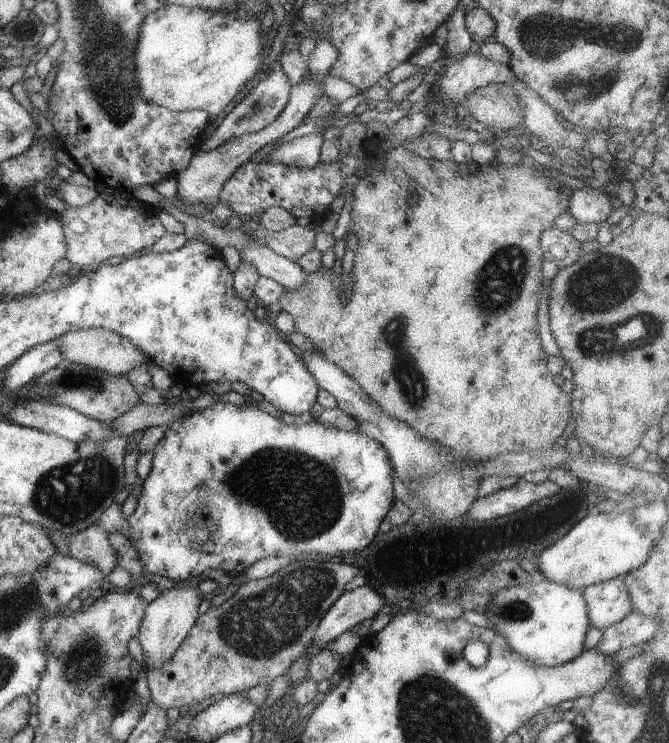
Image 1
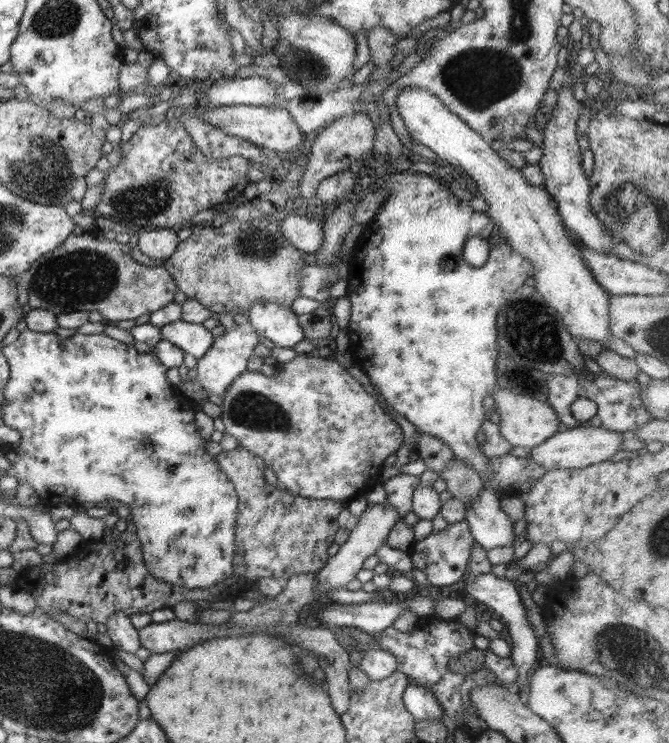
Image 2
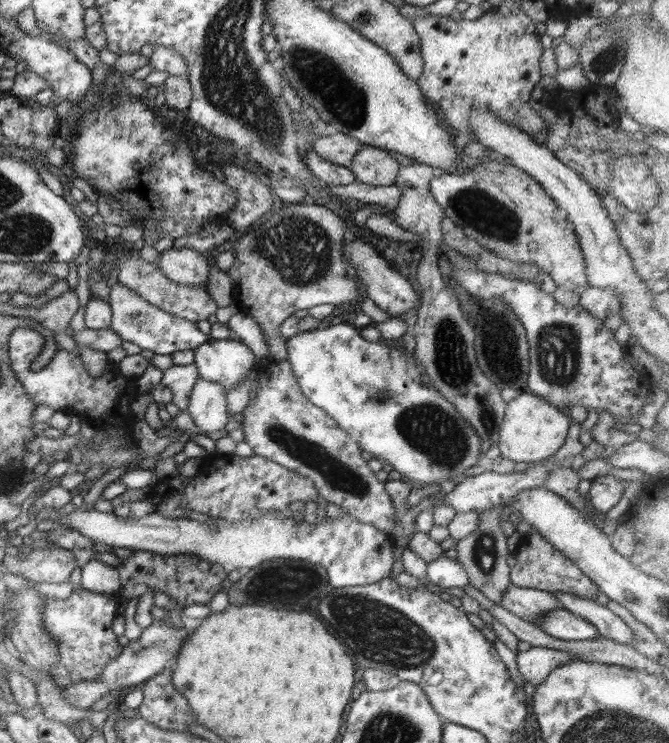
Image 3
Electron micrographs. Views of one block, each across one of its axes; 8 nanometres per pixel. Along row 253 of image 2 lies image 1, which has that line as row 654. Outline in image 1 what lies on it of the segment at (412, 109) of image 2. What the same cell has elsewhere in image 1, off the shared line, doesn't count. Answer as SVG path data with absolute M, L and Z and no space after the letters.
M545 579L536 584L502 588L492 596L492 602L482 611L488 618L490 628L500 636L504 636L510 648L538 666L557 667L578 658L584 652L584 642L591 628L588 618L587 602L581 589L570 588L566 585Z

